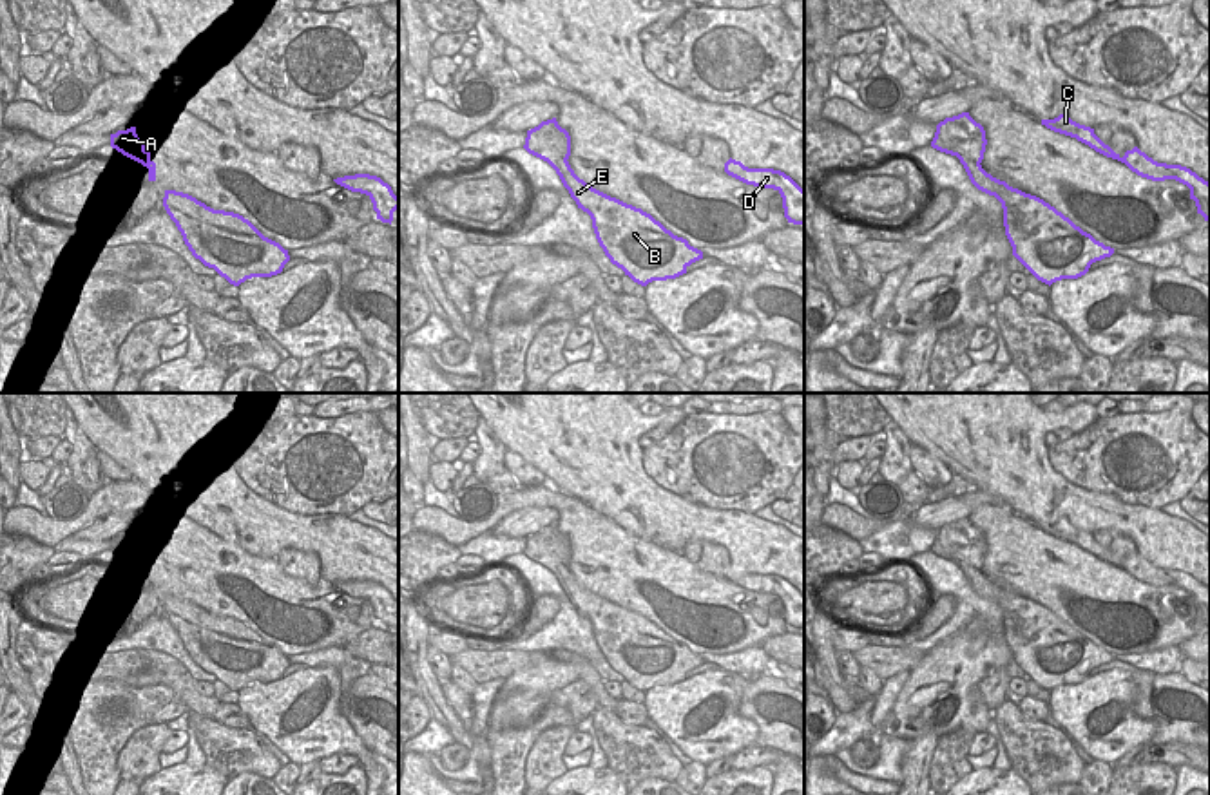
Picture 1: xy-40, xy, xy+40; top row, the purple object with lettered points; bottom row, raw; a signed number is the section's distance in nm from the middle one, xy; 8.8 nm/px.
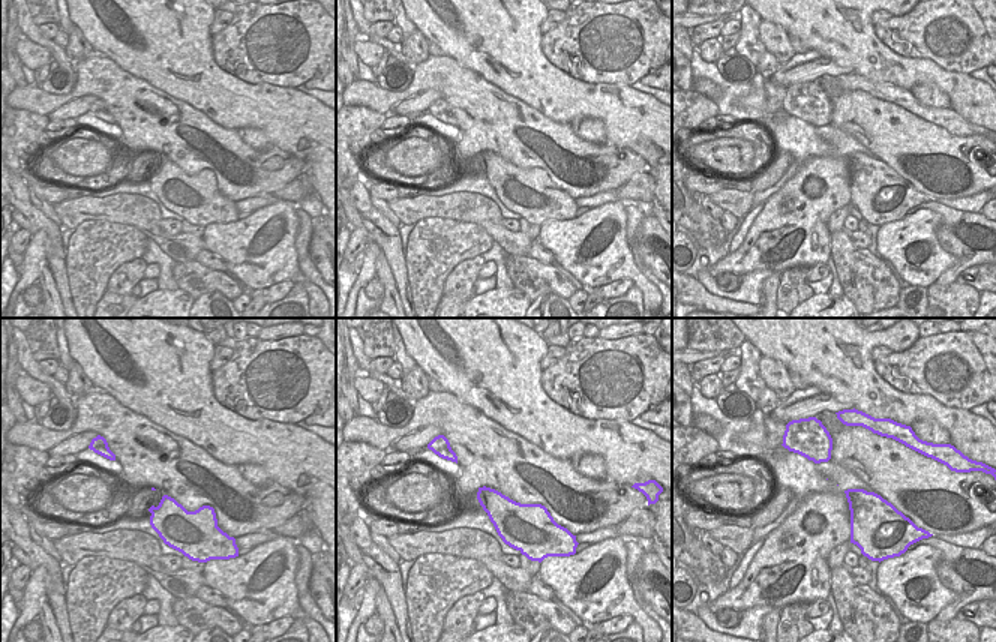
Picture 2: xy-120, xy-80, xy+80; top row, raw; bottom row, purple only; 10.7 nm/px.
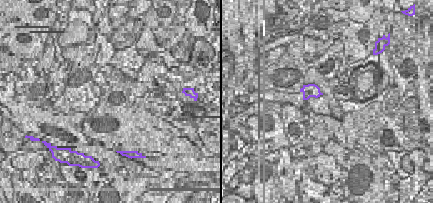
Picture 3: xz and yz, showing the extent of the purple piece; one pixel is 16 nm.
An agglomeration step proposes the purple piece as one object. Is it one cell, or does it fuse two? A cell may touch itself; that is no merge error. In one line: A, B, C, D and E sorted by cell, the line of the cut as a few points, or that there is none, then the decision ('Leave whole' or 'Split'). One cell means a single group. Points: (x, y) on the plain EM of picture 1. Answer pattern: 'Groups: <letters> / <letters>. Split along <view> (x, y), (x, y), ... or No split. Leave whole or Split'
Groups: A B E / C D. Split along xy+40 (937, 536), (953, 558), (966, 560), (979, 571). Split.

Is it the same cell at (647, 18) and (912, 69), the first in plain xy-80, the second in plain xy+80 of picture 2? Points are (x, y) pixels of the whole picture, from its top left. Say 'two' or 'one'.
two

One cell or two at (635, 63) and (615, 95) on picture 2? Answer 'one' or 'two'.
two

